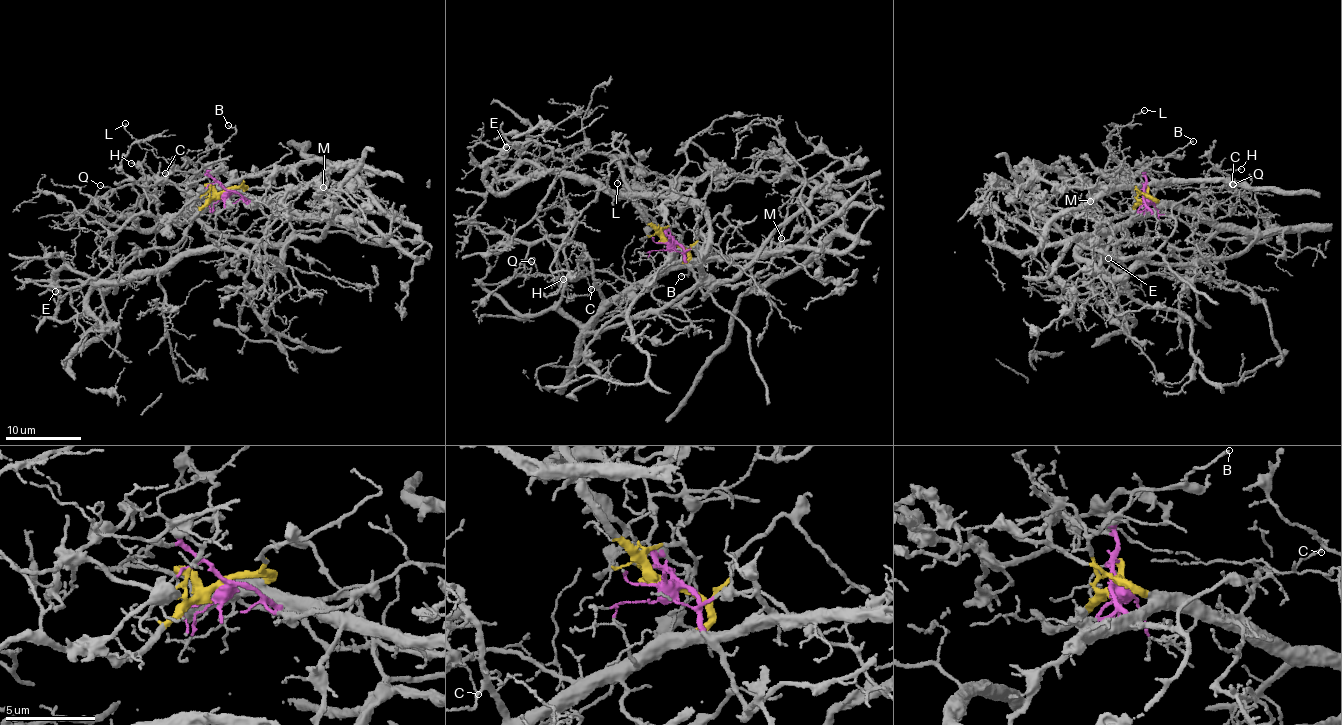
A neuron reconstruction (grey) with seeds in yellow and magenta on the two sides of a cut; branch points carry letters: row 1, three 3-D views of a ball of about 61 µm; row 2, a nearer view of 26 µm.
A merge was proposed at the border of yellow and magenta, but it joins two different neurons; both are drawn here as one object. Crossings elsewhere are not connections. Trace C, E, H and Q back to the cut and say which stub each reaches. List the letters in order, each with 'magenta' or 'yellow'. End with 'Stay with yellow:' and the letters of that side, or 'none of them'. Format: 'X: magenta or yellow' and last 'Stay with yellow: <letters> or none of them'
C: yellow
E: yellow
H: yellow
Q: yellow
Stay with yellow: C, E, H, Q

